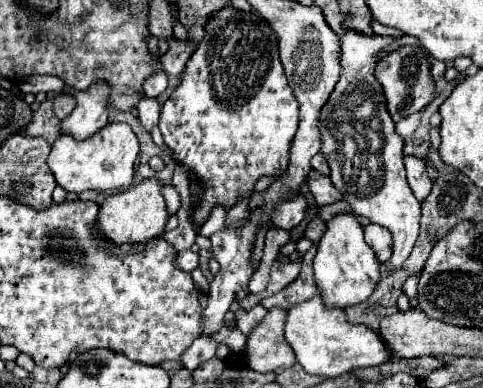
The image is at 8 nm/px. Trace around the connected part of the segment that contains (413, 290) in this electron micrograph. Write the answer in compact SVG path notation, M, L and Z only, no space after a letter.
M409 277L409 281L405 283L405 295L409 297L411 309L419 309L419 303L417 303L417 279L419 277Z

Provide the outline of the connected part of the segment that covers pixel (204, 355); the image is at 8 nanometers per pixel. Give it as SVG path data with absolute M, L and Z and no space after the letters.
M197 337L189 347L187 351L181 355L181 365L189 371L197 369L197 365L209 361L217 351L217 345L213 345L213 339L211 337Z

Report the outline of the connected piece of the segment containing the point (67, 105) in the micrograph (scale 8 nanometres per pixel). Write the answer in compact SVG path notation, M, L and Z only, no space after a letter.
M59 95L59 97L55 97L53 109L55 109L55 115L57 115L59 119L65 119L65 117L69 117L71 111L75 109L75 99L73 99L71 95Z

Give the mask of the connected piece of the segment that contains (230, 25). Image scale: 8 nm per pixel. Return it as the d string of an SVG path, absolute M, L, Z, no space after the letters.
M225 7L215 13L205 25L203 41L187 61L179 87L165 101L159 121L163 141L169 147L173 161L189 167L203 189L193 207L193 223L203 225L209 219L211 209L217 205L229 211L241 199L253 195L253 187L259 177L279 177L285 173L297 123L297 99L287 85L283 65L279 61L275 31L255 11L243 13L233 7Z

